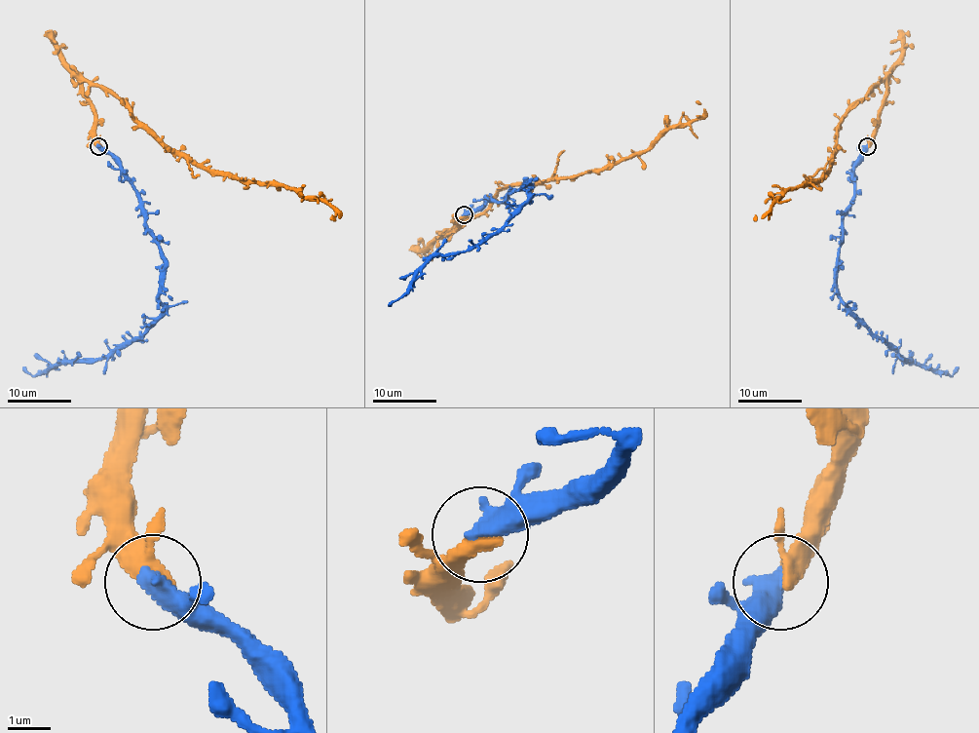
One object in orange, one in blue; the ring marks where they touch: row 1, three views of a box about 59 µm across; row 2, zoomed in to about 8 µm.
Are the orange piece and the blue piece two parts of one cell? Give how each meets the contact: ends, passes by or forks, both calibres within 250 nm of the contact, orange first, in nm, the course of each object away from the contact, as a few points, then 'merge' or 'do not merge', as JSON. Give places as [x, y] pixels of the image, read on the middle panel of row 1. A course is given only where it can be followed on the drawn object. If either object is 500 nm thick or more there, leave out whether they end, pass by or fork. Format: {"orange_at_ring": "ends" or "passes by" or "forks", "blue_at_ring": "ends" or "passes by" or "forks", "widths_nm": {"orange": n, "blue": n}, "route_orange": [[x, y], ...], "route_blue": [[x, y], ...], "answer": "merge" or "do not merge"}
{"widths_nm": {"orange": 360, "blue": 500}, "route_orange": [[464, 216], [447, 234], [479, 216], [505, 187], [640, 155], [670, 129], [696, 120], [704, 112], [696, 101]], "route_blue": [[464, 214], [529, 186], [524, 190], [527, 202], [508, 220], [465, 251], [434, 254], [389, 305]], "answer": "merge"}

